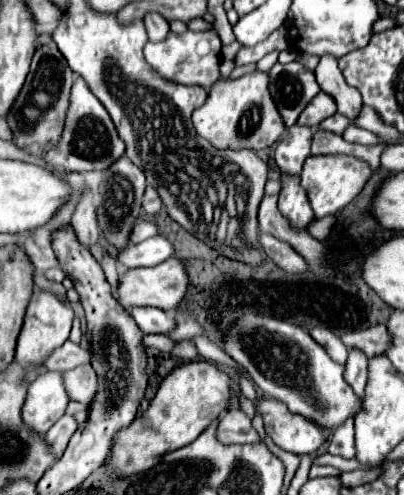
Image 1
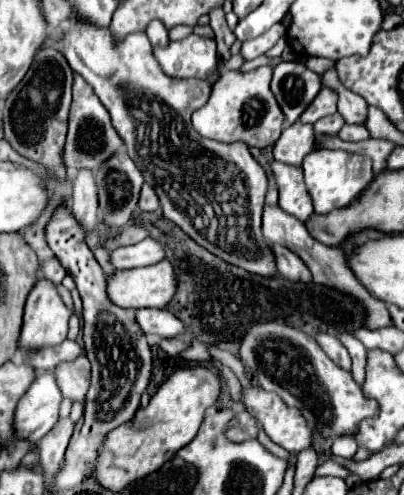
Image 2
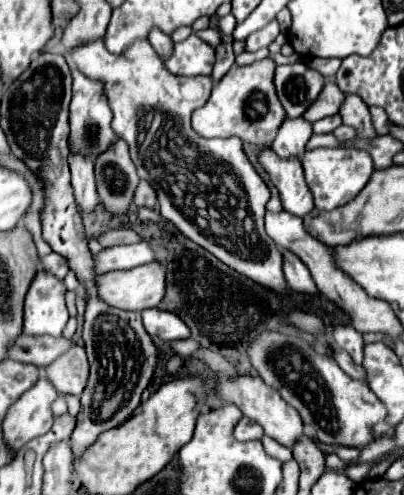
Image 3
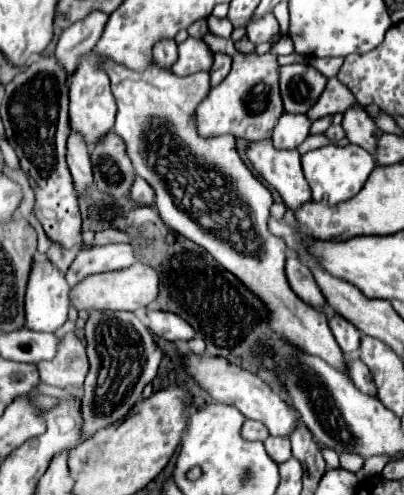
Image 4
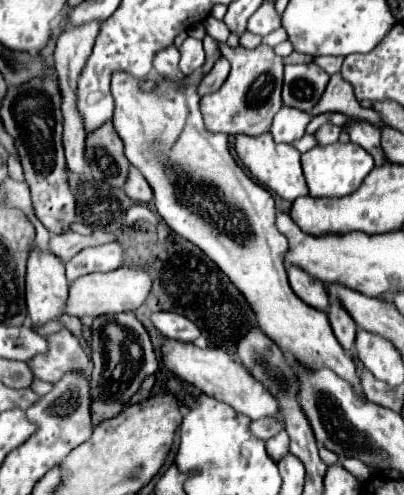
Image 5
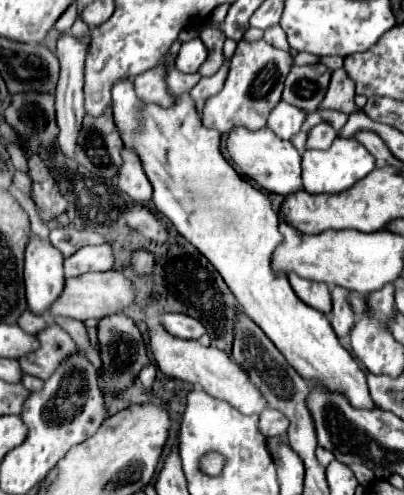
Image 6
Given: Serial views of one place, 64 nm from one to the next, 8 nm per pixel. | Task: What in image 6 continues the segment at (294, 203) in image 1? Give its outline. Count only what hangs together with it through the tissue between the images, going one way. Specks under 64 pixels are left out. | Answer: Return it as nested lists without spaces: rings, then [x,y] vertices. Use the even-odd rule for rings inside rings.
[[[242,126],[232,128],[226,136],[226,156],[238,168],[240,174],[250,178],[254,184],[266,188],[268,192],[286,196],[302,188],[298,150],[288,140],[274,136],[270,128],[260,128],[260,130],[248,130]]]

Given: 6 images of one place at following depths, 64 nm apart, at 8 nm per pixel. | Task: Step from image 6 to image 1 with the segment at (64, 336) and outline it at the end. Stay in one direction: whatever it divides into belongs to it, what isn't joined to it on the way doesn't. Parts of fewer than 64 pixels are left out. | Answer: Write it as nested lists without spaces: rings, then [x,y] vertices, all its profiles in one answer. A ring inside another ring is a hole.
[[[82,364],[72,370],[66,370],[62,372],[62,380],[70,400],[76,400],[84,406],[90,404],[92,396],[96,394],[96,374],[92,372],[92,366]]]

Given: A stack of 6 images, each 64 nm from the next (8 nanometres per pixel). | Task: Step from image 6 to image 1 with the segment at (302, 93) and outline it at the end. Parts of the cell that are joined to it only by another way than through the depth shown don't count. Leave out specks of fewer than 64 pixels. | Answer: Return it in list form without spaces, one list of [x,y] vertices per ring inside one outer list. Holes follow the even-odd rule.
[[[300,62],[274,64],[270,70],[270,94],[286,126],[296,124],[300,112],[320,92],[312,70]]]

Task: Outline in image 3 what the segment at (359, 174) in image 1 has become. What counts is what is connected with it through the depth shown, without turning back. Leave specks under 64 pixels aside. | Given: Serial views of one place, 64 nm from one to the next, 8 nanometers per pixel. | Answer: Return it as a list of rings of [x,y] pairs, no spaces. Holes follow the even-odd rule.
[[[316,148],[306,152],[300,160],[306,174],[306,182],[314,194],[314,204],[320,210],[334,210],[354,200],[374,172],[370,154],[358,148]]]

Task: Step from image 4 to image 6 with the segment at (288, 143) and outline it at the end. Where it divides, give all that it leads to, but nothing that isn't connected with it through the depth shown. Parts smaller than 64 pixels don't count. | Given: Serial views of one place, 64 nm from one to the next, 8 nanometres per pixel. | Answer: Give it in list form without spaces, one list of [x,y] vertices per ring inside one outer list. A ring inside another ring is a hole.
[[[280,100],[280,102],[276,104],[276,108],[270,110],[266,126],[268,126],[276,136],[280,136],[282,140],[290,140],[296,132],[300,132],[300,126],[302,126],[304,118],[306,118],[306,114],[300,112],[300,108],[292,106],[292,104],[284,102],[284,100]]]

